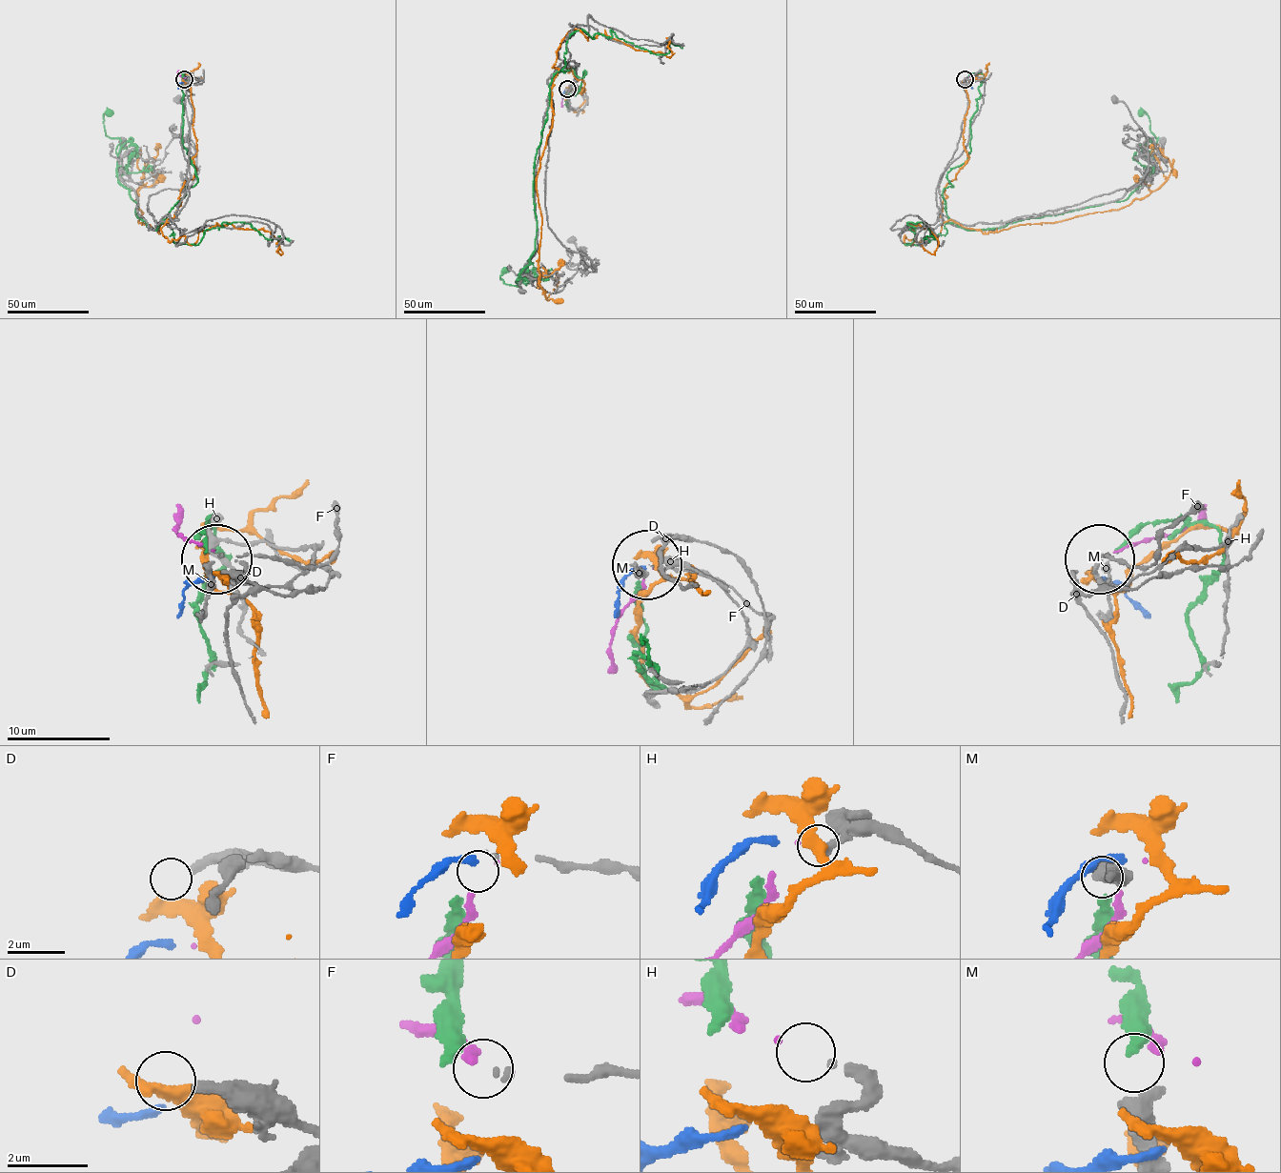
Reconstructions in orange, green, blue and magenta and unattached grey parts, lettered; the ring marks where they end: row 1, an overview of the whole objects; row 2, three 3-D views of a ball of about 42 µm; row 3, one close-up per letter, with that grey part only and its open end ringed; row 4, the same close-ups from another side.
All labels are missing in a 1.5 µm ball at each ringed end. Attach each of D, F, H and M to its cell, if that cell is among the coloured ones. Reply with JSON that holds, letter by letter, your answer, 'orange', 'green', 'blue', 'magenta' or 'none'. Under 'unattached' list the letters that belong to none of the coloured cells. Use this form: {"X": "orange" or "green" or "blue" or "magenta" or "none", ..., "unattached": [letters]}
{"D": "none", "F": "none", "H": "magenta", "M": "green", "unattached": ["D", "F"]}

